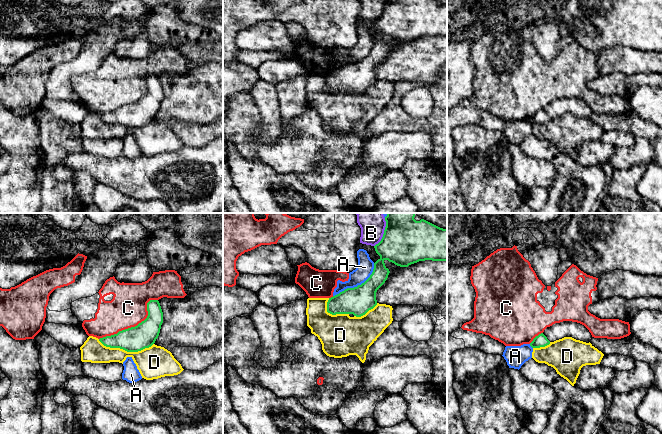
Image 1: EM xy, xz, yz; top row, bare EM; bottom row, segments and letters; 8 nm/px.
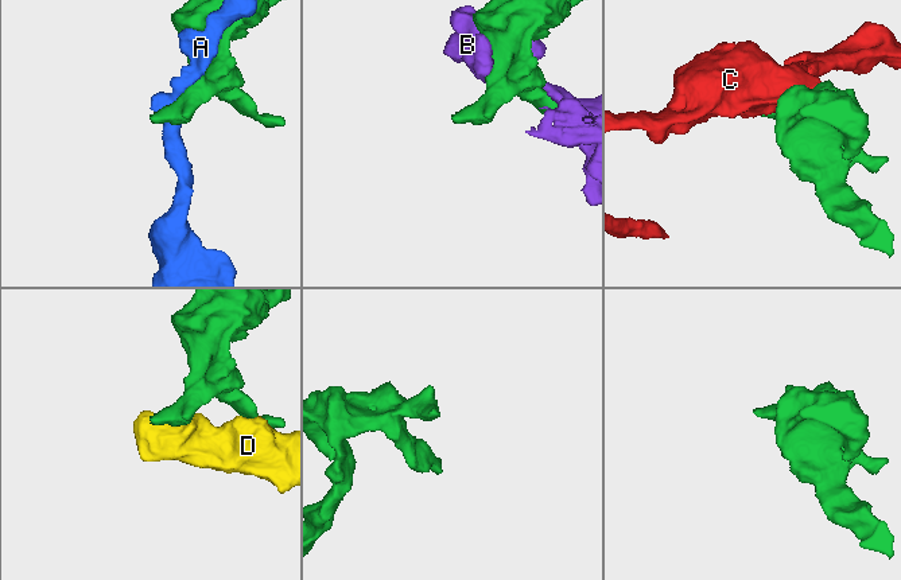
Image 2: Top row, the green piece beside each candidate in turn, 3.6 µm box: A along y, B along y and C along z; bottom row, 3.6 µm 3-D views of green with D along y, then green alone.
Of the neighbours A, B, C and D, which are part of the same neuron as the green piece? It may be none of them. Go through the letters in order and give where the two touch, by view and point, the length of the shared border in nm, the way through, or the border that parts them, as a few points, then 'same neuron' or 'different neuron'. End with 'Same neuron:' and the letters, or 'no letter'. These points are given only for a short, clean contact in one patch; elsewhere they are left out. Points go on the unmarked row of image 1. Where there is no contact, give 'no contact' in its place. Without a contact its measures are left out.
A: contact xz (358, 61); length 420 nm; different neuron
B: contact xz (383, 11); length 200 nm; different neuron
C: contact xy (135, 102); length 550 nm; different neuron
D: contact xy (126, 126); length 440 nm; border xy (98, 115), (106, 122), (127, 127), (140, 127), (153, 120); different neuron
Same neuron: no letter

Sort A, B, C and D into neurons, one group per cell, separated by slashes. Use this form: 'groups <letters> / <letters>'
groups A / B / C / D

